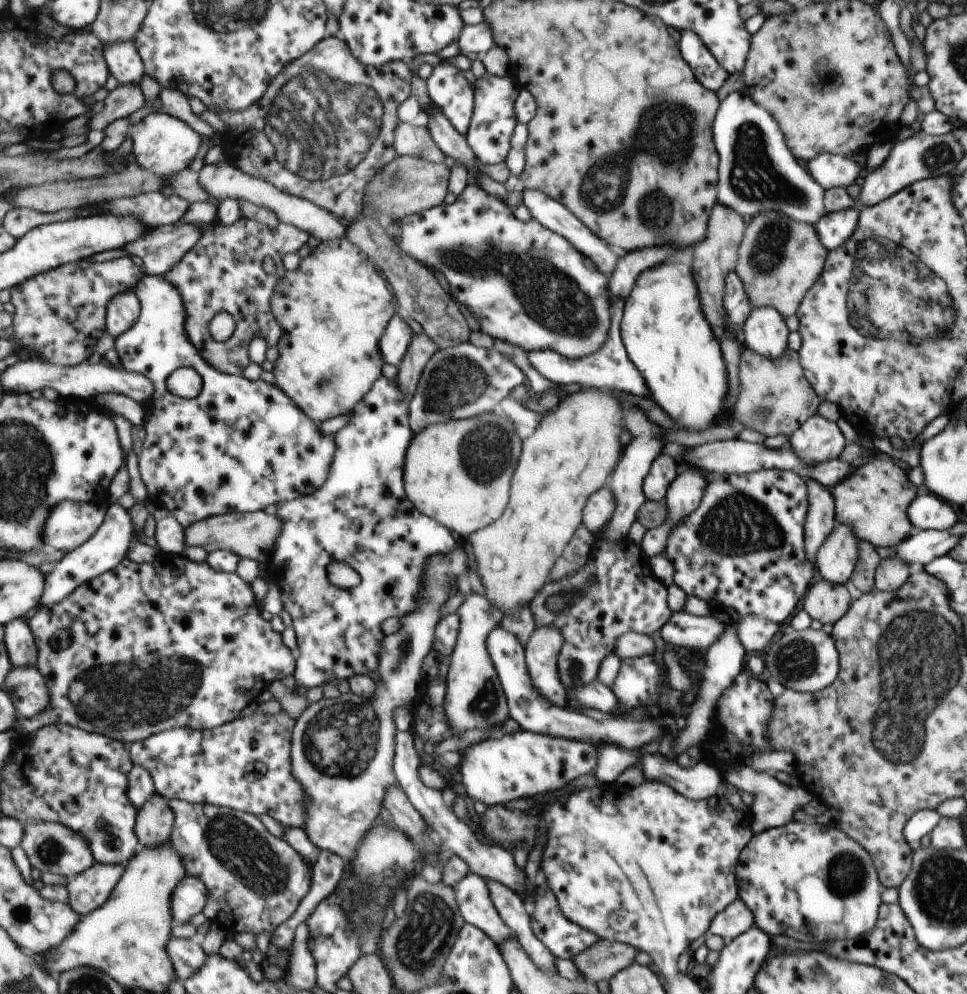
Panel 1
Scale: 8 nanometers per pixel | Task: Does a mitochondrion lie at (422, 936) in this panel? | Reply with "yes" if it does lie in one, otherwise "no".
yes

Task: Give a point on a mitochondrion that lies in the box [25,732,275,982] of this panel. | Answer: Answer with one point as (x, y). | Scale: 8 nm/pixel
(49, 851)

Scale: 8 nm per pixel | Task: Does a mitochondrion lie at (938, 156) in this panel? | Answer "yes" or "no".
yes

